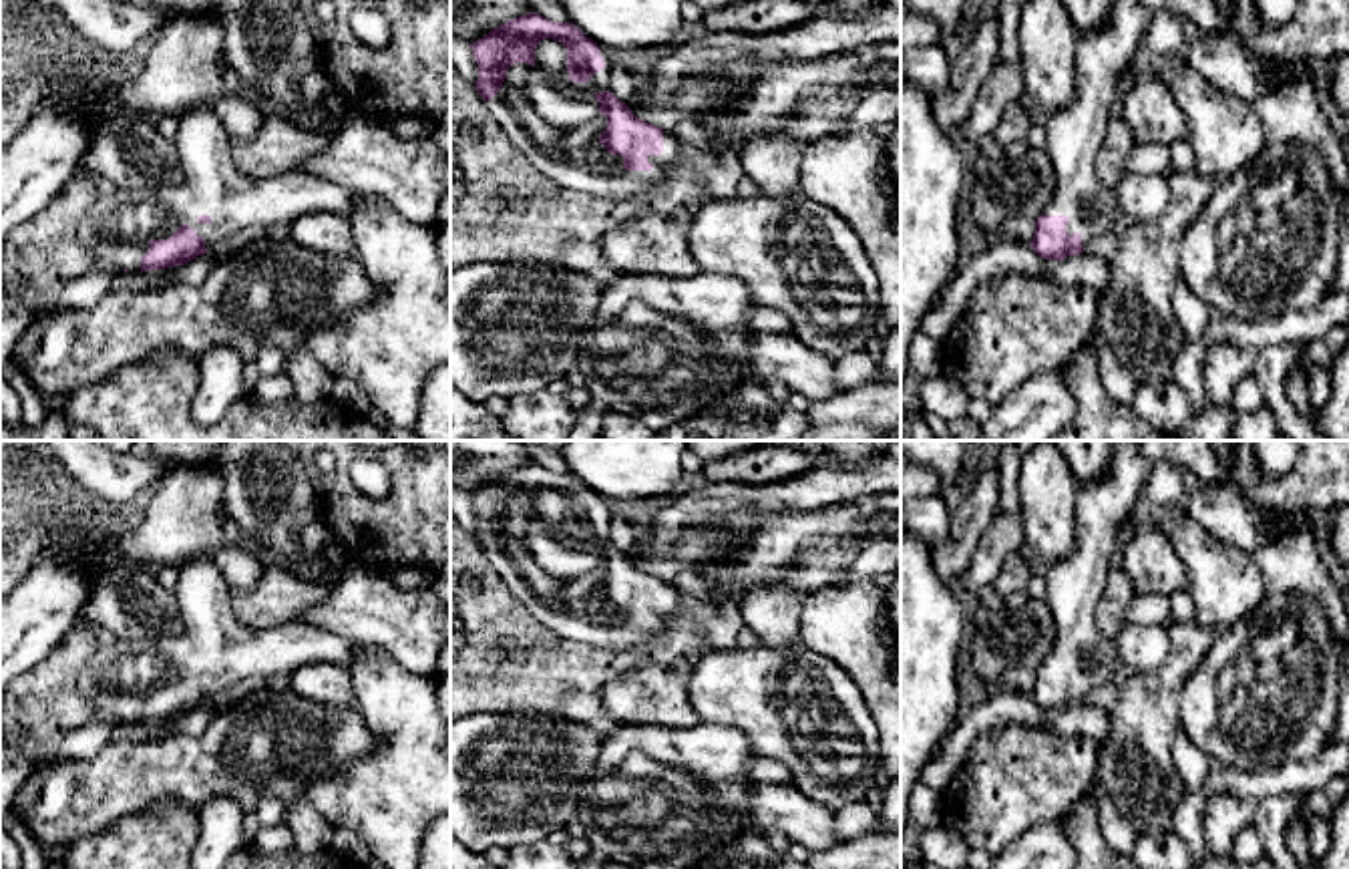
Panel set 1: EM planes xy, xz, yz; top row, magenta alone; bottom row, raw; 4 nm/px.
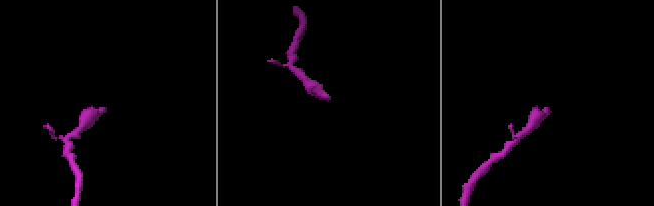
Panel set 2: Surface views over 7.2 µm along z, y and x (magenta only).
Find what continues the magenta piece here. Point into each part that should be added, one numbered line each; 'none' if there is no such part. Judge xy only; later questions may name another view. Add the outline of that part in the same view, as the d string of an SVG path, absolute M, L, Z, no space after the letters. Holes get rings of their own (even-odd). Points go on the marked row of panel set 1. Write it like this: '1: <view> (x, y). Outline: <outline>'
1: xy (117, 228). Outline: M197 105L179 117L173 149L183 171L179 185L143 181L137 187L97 197L80 217L80 243L97 257L99 266L139 272L141 257L149 251L149 241L169 239L183 223L205 241L207 251L213 251L231 239L265 231L273 225L290 225L312 211L330 211L350 219L362 195L294 169L271 177L243 175L231 159L231 143L211 105Z

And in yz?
1: yz (1072, 135). Outline: M1114 0L1102 28L1080 32L1076 46L1078 95L1062 111L1039 117L1055 189L1043 215L1066 215L1068 235L1080 231L1086 247L1112 229L1118 215L1114 189L1098 181L1096 159L1106 135L1120 72L1134 62L1152 12L1142 0Z

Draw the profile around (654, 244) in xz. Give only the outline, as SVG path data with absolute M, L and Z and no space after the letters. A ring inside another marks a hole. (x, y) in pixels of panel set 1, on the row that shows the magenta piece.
M682 205L669 215L655 211L607 229L599 239L603 259L613 274L692 278L702 270L688 249L688 233L694 221L694 207Z

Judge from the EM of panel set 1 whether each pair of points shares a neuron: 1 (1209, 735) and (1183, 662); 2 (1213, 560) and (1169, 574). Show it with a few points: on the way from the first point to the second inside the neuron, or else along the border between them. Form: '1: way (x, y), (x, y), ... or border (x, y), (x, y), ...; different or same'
1: border (1215, 638), (1179, 699), (1181, 725); different
2: border (1167, 524), (1173, 550), (1185, 568), (1187, 588); different

